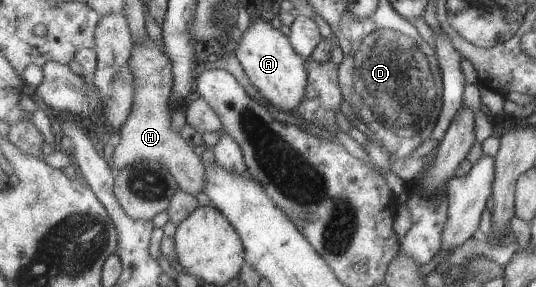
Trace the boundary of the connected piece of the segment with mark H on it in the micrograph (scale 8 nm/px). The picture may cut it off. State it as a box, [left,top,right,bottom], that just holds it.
[109,35,205,195]

